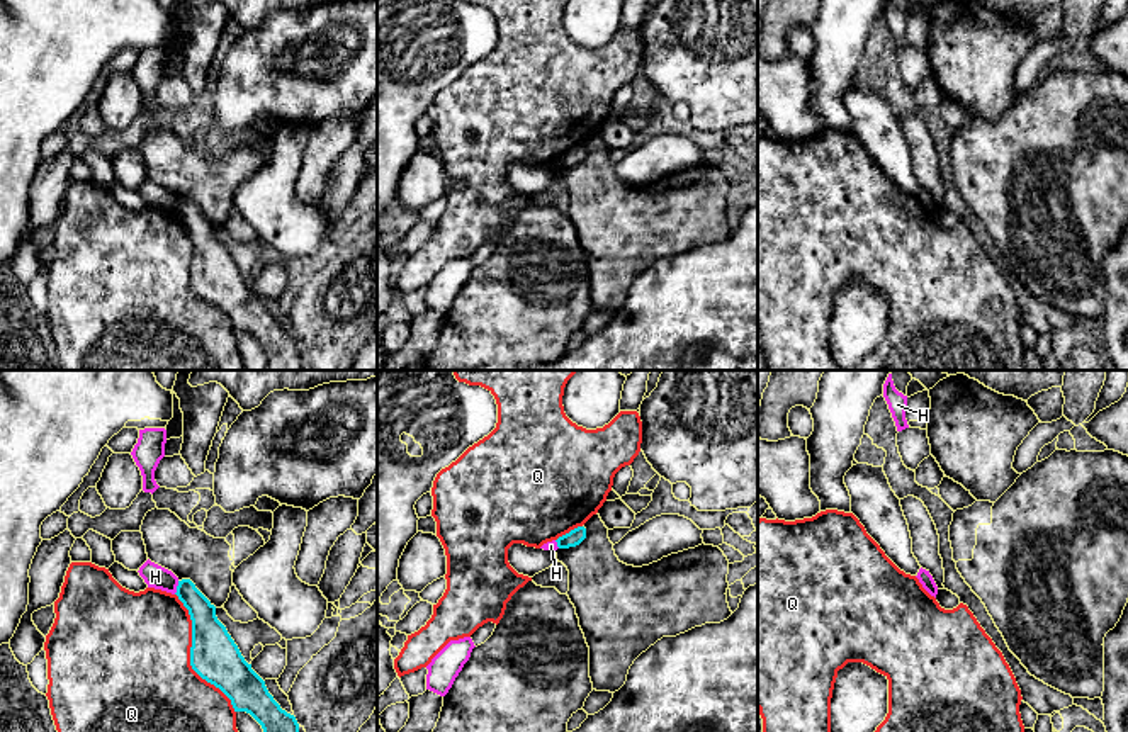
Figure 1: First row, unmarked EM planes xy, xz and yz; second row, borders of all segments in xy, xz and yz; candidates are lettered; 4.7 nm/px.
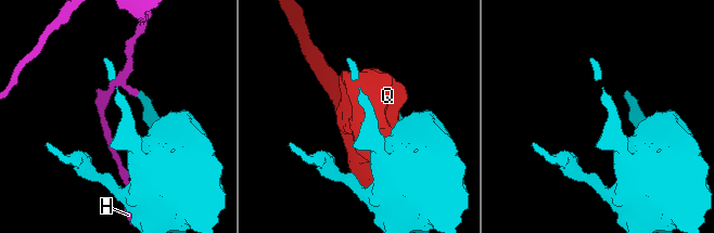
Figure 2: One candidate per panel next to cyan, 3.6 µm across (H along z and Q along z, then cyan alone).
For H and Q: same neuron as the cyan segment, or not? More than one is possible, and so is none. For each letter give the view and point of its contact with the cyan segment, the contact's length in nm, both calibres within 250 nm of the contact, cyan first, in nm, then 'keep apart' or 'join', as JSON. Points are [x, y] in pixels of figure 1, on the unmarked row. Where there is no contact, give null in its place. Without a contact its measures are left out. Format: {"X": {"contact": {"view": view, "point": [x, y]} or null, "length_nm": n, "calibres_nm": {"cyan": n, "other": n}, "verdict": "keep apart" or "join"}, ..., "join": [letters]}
{"H": {"contact": {"view": "xy", "point": [177, 208]}, "length_nm": 70, "calibres_nm": {"cyan": 150, "other": 110}, "verdict": "keep apart"}, "Q": {"contact": {"view": "xy", "point": [191, 275]}, "length_nm": 650, "calibres_nm": {"cyan": 240, "other": 500}, "verdict": "keep apart"}, "join": []}

